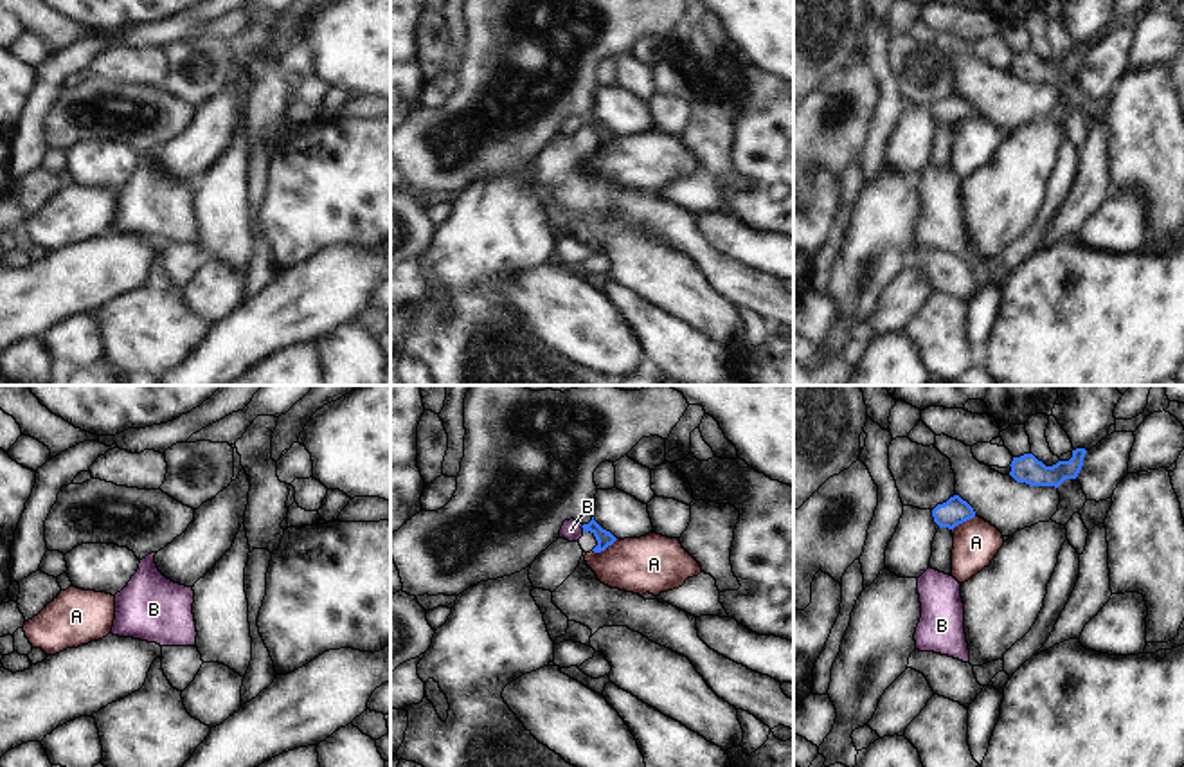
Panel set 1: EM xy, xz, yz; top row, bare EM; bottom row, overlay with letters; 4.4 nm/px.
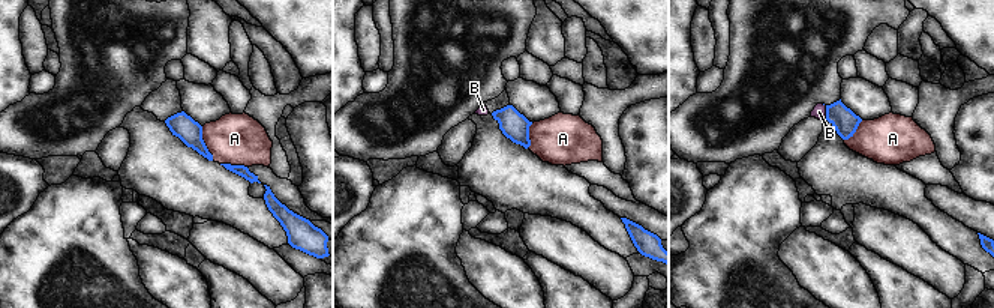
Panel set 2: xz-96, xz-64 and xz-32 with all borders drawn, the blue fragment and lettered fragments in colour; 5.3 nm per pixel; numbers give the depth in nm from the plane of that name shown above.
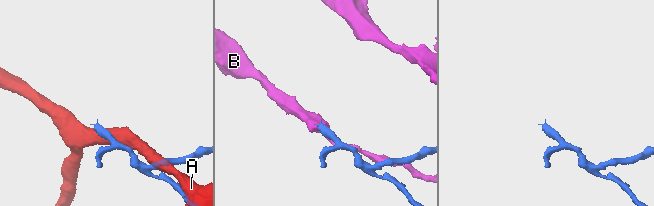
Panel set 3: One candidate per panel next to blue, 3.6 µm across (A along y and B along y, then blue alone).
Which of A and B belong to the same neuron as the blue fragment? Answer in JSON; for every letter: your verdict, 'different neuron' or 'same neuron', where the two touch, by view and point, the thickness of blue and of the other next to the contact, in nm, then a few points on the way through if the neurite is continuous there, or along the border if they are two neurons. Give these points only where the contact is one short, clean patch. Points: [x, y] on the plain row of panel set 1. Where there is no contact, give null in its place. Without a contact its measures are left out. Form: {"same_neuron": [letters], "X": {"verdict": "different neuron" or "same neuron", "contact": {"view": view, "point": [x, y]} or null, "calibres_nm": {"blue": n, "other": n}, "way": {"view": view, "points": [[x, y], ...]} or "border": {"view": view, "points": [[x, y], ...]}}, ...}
{"same_neuron": [], "A": {"verdict": "different neuron", "contact": {"view": "xz", "point": [603, 146]}, "calibres_nm": {"blue": 70, "other": 260}}, "B": {"verdict": "different neuron", "contact": {"view": "xz", "point": [582, 123]}, "calibres_nm": {"blue": 70, "other": 90}, "border": {"view": "xz", "points": [[583, 121], [582, 128]]}}}

